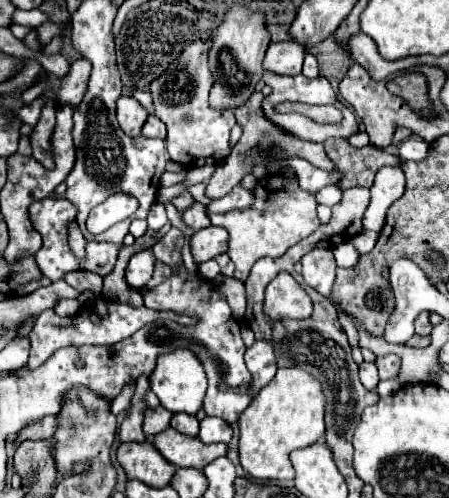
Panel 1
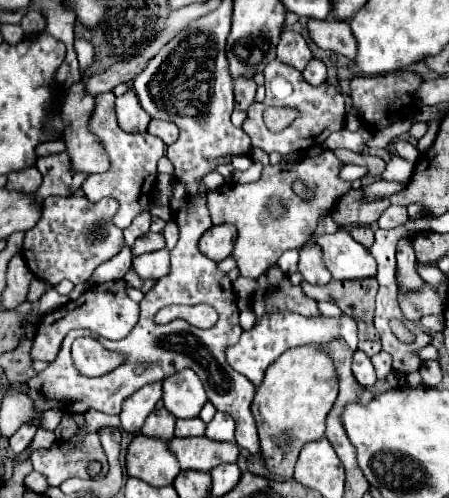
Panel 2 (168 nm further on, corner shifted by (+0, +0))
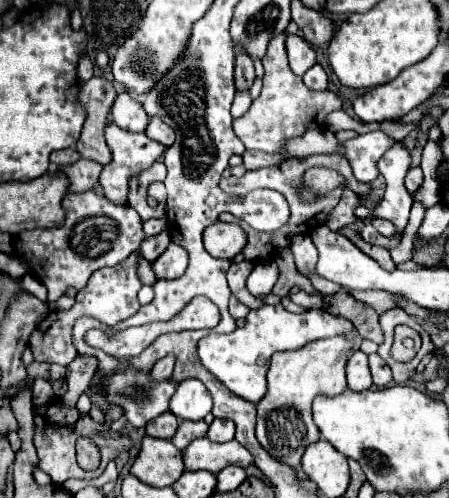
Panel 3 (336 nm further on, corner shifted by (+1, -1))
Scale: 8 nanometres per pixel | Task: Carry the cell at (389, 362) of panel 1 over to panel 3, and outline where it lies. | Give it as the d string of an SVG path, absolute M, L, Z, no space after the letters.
M372 354L370 356L370 370L372 370L372 378L374 378L374 384L378 388L384 388L392 382L392 372L390 372L390 366L378 356L378 354Z

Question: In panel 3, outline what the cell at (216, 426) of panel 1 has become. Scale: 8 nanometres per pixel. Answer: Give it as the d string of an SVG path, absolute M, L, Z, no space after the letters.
M214 418L210 424L210 430L206 434L212 442L228 442L234 438L234 422L224 420L224 418Z

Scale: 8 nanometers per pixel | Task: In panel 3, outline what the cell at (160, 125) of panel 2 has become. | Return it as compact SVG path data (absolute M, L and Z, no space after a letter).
M160 118L150 120L150 124L146 128L146 136L160 142L160 144L164 144L166 148L172 146L172 142L174 142L174 130L166 122L162 122Z

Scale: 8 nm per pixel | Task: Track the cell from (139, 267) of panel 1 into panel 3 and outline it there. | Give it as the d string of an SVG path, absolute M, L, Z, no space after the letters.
M174 242L166 248L166 252L152 262L152 270L156 278L176 278L182 276L188 266L188 254L182 250L182 246L176 246Z

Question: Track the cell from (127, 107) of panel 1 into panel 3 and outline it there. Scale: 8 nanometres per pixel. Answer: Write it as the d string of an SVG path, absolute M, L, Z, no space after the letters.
M128 92L118 94L112 106L112 122L128 132L144 132L148 126L148 116L140 102L132 100Z

